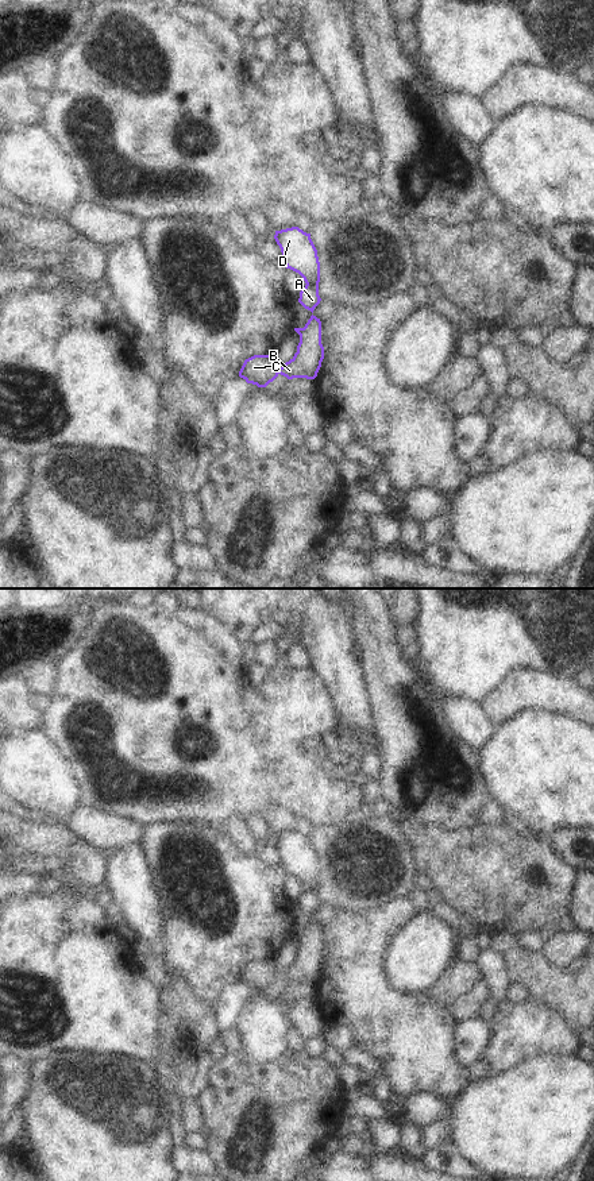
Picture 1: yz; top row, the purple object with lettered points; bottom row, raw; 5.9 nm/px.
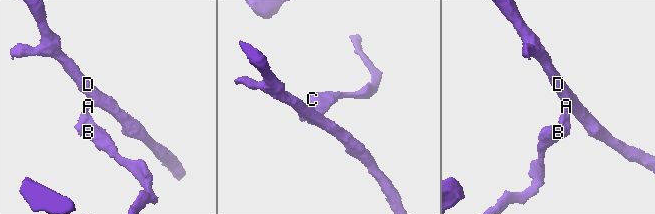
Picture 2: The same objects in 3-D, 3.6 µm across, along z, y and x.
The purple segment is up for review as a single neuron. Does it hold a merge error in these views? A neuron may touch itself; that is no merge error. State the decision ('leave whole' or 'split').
split

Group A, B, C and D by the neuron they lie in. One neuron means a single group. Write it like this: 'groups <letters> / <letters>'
groups A D / B C

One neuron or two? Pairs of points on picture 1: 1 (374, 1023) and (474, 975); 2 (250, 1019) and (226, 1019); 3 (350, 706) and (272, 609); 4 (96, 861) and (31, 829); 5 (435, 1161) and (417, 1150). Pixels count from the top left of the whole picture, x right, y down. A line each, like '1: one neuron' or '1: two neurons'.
1: two neurons
2: two neurons
3: one neuron
4: one neuron
5: two neurons

